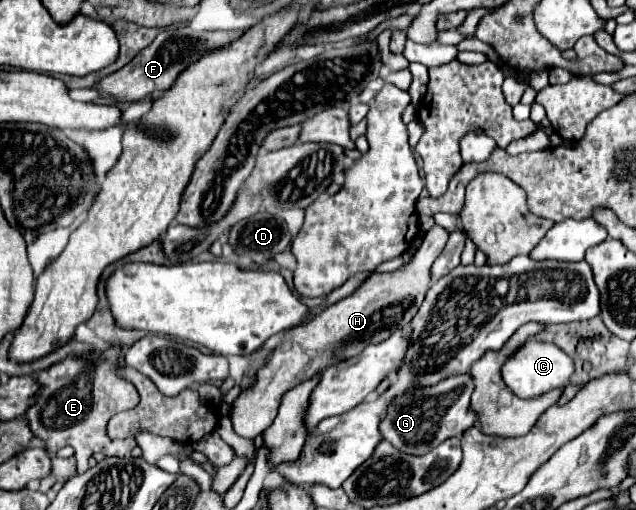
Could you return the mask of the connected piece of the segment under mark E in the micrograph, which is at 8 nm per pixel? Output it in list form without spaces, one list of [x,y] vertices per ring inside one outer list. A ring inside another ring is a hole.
[[[119,348],[97,352],[89,358],[67,358],[43,372],[39,372],[39,390],[33,396],[33,404],[27,408],[25,418],[31,432],[45,444],[49,454],[55,454],[63,446],[75,450],[77,472],[87,470],[87,460],[101,452],[105,456],[125,456],[135,446],[135,440],[113,440],[107,434],[107,422],[113,414],[135,408],[139,394],[135,386],[115,374],[119,362]]]

